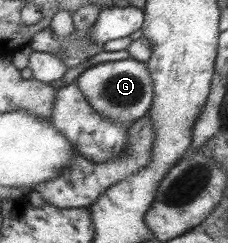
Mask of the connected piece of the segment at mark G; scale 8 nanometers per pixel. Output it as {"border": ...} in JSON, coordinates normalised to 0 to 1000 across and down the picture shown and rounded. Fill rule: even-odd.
{"border":[[[592,243],[412,263],[342,309],[329,342],[382,424],[456,486],[526,519],[566,519],[654,457],[671,407],[671,337],[636,259]]]}

